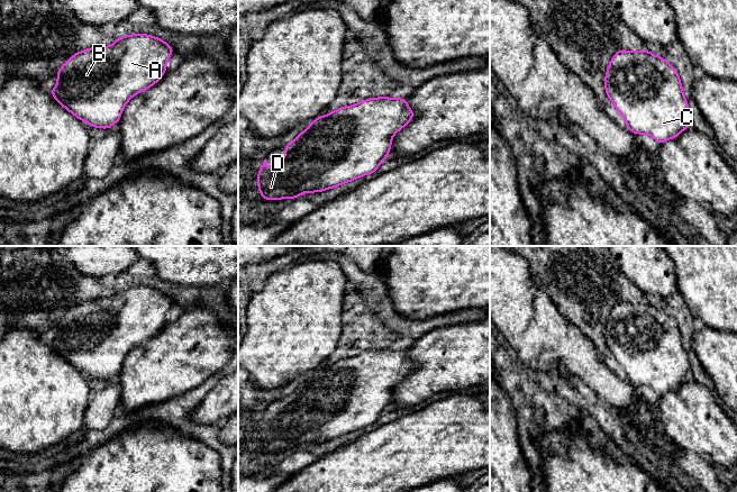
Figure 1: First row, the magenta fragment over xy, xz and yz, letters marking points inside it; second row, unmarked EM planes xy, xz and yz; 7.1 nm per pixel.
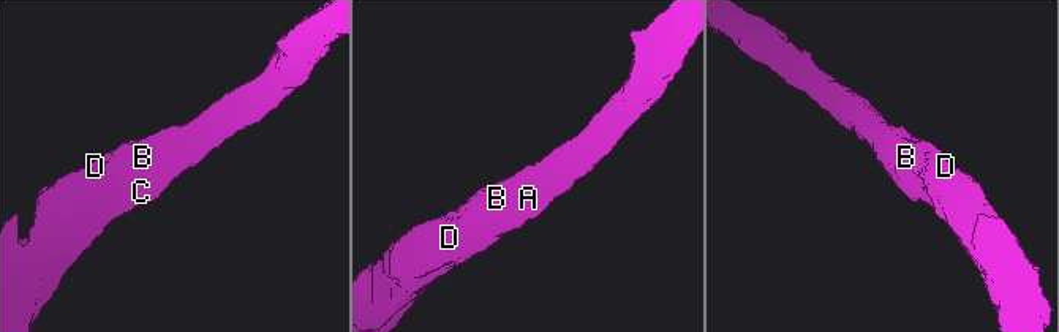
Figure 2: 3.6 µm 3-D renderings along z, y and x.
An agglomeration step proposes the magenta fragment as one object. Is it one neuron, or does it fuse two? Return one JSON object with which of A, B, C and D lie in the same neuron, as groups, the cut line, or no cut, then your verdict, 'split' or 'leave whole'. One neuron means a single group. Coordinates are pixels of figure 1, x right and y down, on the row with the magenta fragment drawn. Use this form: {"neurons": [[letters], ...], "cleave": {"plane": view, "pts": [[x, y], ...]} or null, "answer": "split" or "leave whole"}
{"neurons": [["A", "B", "C", "D"]], "cleave": null, "answer": "leave whole"}

